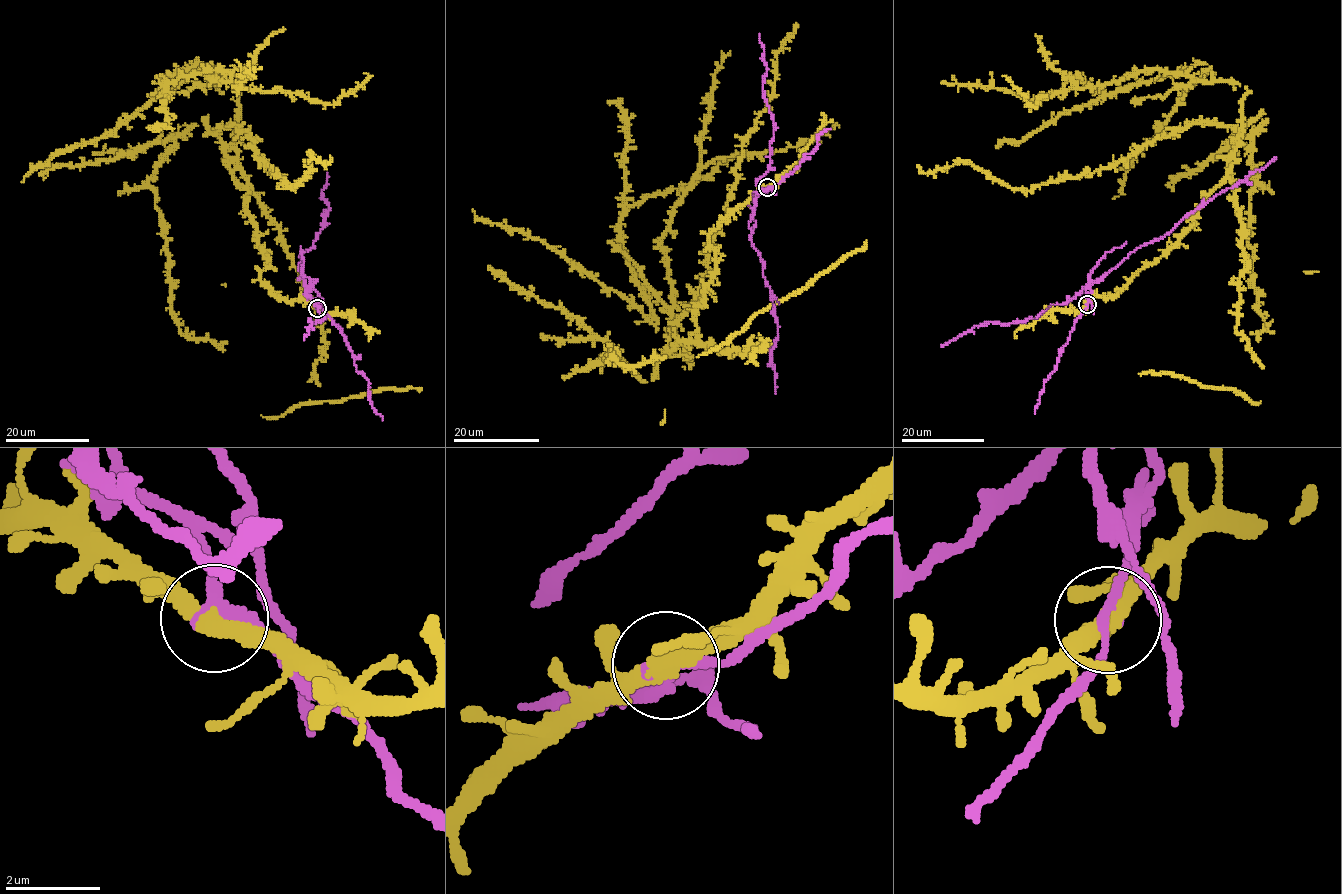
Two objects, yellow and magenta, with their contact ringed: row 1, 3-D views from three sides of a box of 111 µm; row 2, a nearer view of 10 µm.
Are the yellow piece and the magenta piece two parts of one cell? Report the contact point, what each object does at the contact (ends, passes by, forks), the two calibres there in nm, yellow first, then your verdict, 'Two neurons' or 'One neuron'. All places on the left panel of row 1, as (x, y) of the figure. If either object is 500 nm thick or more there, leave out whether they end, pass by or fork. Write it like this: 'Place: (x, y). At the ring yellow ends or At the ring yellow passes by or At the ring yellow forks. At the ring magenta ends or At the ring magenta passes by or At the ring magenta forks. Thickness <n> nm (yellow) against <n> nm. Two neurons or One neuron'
Place: (317, 308). At the ring yellow passes by. At the ring magenta passes by. Thickness 420 nm (yellow) against 240 nm. Two neurons

